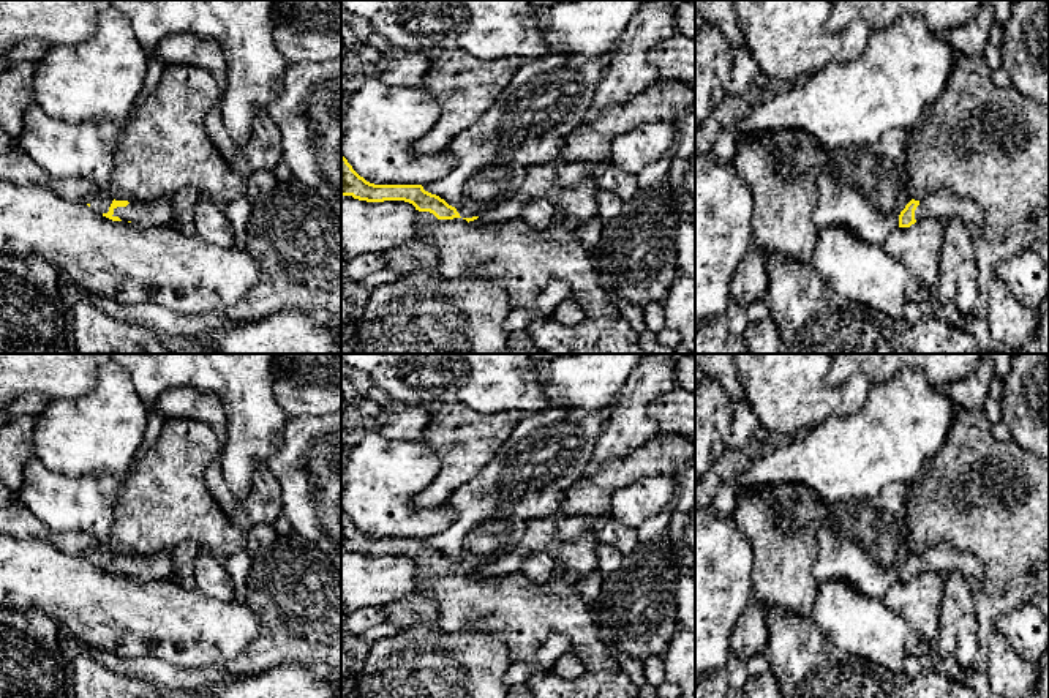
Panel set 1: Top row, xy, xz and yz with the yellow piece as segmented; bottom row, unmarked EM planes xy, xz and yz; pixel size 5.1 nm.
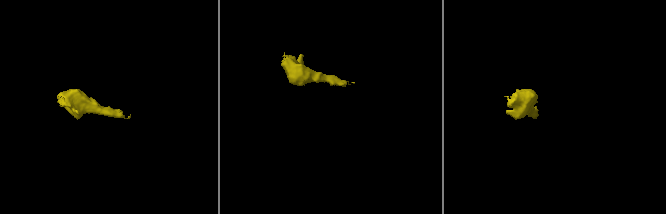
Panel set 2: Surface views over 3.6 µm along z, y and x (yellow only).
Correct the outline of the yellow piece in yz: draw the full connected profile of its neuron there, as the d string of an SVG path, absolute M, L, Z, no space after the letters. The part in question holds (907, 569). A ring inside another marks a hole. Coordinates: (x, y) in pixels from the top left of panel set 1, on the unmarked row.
M946 542L931 545L923 554L912 553L899 569L899 581L910 581L919 573L945 573L959 570L965 576L983 580L984 564L968 551Z

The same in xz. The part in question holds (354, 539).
M341 507L341 550L367 556L404 554L422 567L419 591L439 605L438 625L446 632L487 630L510 649L512 662L532 659L551 633L566 635L570 651L583 662L585 671L577 679L562 679L547 670L532 674L526 685L534 698L640 698L637 685L607 651L600 640L592 611L577 587L566 578L551 578L545 584L532 583L524 573L506 578L469 580L477 573L461 572L455 561L423 543L422 539L374 539L360 531Z

